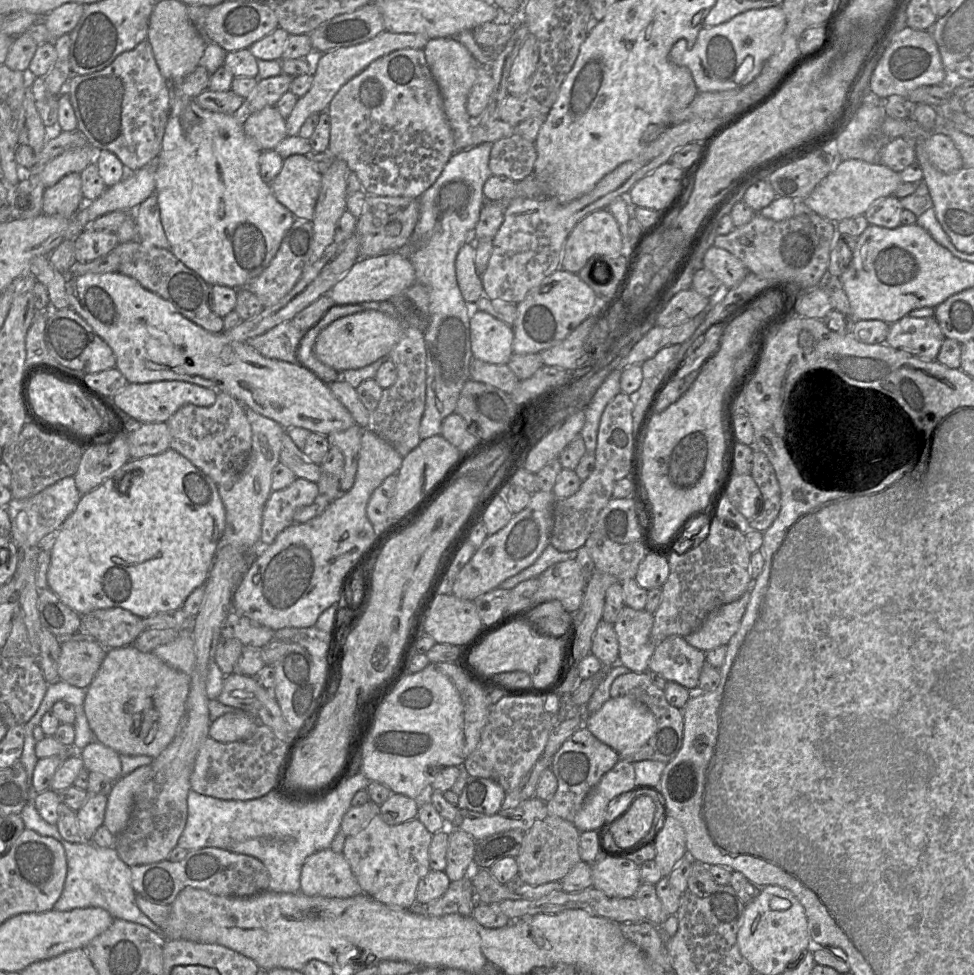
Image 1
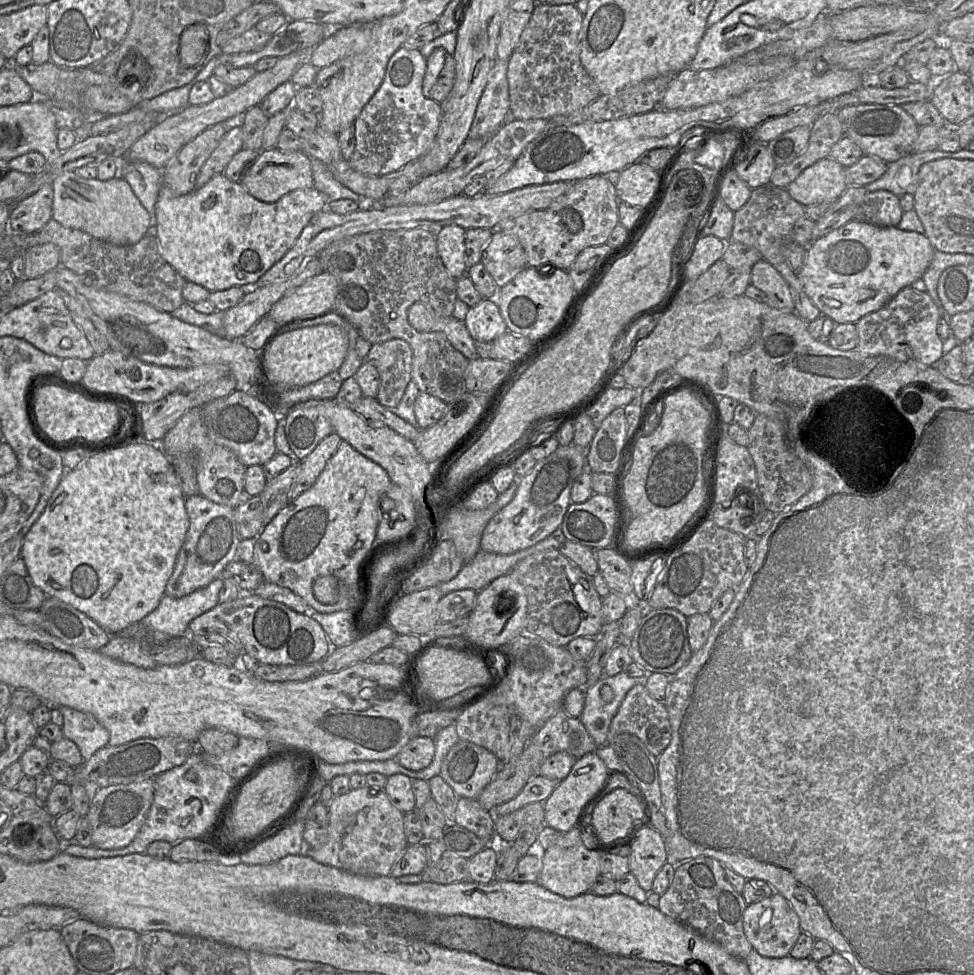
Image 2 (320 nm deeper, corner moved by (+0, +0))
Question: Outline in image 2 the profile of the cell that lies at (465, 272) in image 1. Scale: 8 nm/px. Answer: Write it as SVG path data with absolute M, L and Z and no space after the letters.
M447 225L435 233L437 251L448 273L455 279L467 275L464 261L466 229Z

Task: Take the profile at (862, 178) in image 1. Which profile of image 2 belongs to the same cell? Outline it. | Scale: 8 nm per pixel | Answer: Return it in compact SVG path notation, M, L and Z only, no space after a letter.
M827 157L806 168L786 190L803 206L835 202L847 189L845 167Z

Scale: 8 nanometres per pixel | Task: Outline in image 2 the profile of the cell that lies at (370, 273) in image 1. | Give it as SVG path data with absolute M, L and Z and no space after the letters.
M322 272L278 300L267 315L278 324L278 329L290 321L307 319L333 309L337 294L336 277L328 272Z

